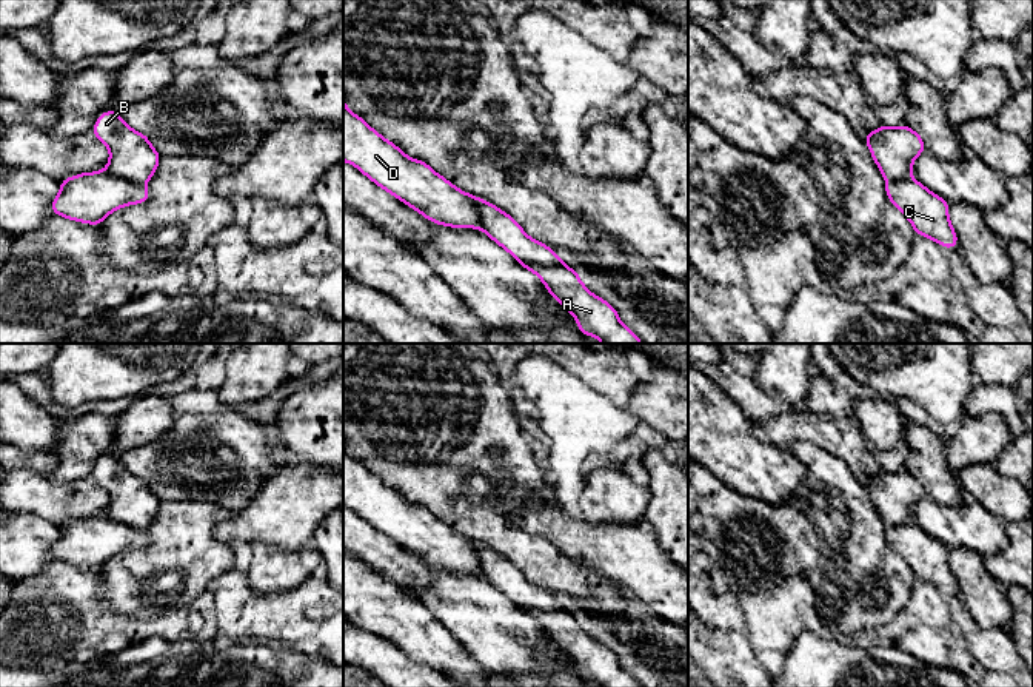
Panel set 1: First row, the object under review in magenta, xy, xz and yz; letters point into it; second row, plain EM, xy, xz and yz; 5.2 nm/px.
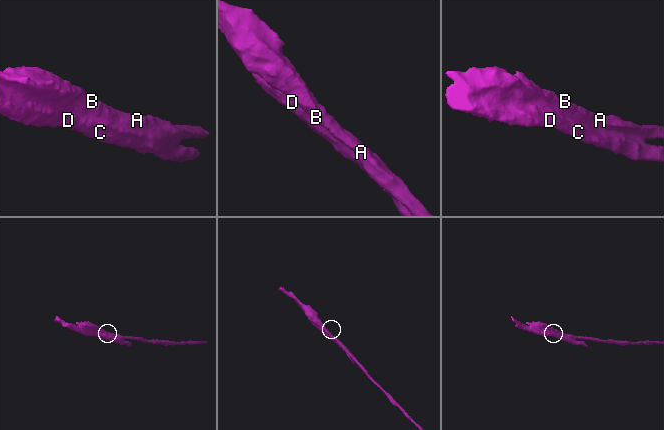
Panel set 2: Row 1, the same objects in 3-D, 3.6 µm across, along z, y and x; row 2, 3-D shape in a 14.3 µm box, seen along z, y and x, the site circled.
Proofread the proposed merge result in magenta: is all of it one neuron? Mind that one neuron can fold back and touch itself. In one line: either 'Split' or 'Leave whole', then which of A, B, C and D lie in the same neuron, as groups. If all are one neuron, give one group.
Split. Groups: A B / C D

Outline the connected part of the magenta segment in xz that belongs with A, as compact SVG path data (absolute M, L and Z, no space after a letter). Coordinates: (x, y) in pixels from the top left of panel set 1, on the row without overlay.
M477 542L483 567L483 578L499 591L508 596L523 613L539 621L548 638L577 665L579 676L593 681L600 687L642 687L627 673L617 656L605 644L593 639L580 625L574 613L567 612L548 590L531 584L517 567L488 545Z

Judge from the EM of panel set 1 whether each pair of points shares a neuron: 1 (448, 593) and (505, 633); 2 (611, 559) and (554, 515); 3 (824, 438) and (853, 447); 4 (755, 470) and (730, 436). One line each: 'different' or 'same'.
1: same
2: same
3: same
4: same

